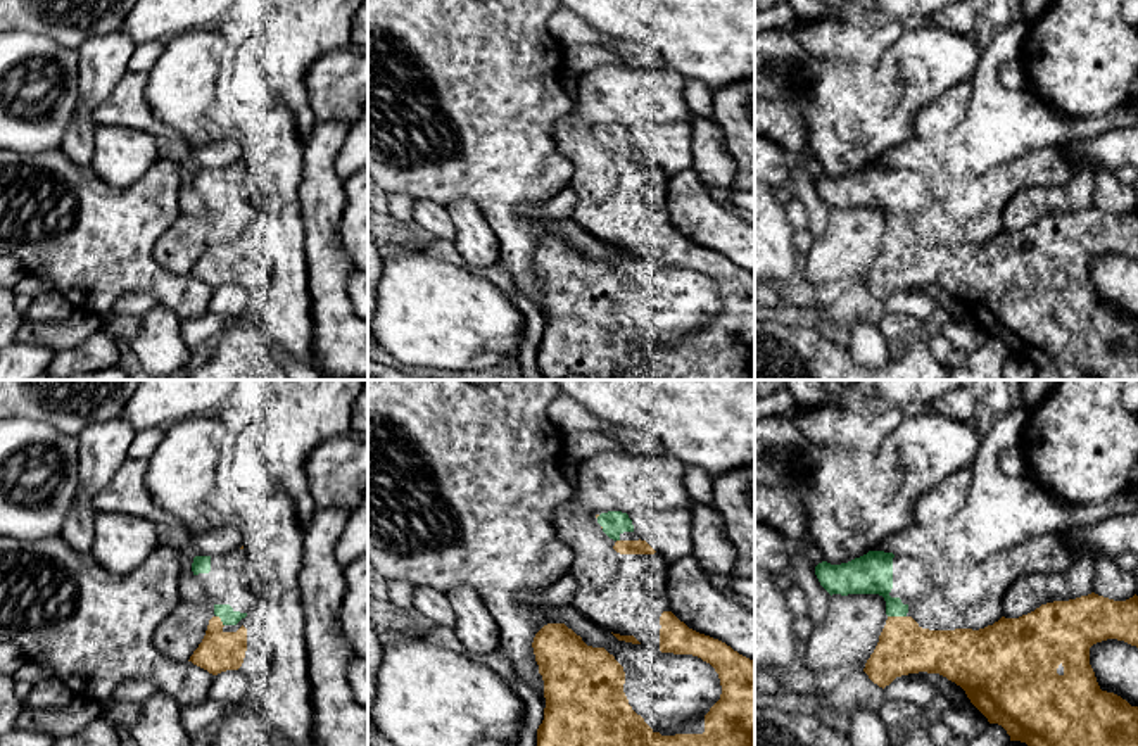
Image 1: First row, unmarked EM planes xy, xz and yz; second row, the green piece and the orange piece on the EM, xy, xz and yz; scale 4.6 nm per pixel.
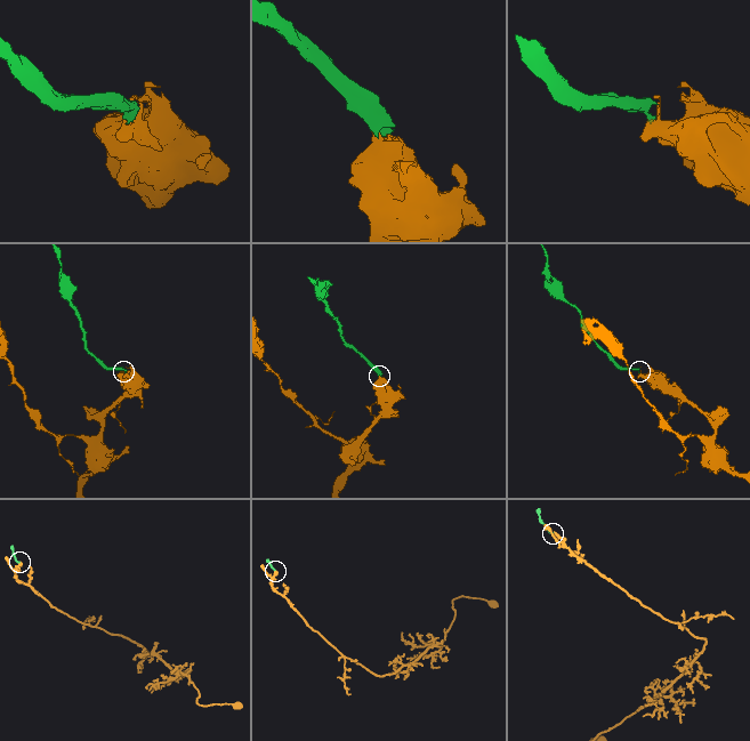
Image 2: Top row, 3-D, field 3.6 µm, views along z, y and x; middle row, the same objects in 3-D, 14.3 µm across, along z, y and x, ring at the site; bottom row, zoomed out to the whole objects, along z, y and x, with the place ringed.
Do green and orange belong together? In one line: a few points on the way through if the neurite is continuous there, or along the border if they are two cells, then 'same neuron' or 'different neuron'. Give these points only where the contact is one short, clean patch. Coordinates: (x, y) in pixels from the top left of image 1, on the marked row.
across yz (871, 574), (883, 586), (897, 615), (904, 648) | same neuron

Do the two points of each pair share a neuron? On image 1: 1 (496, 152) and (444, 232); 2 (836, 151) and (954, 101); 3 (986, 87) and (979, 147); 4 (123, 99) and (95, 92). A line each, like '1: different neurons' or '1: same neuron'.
1: different neurons
2: different neurons
3: same neuron
4: different neurons

